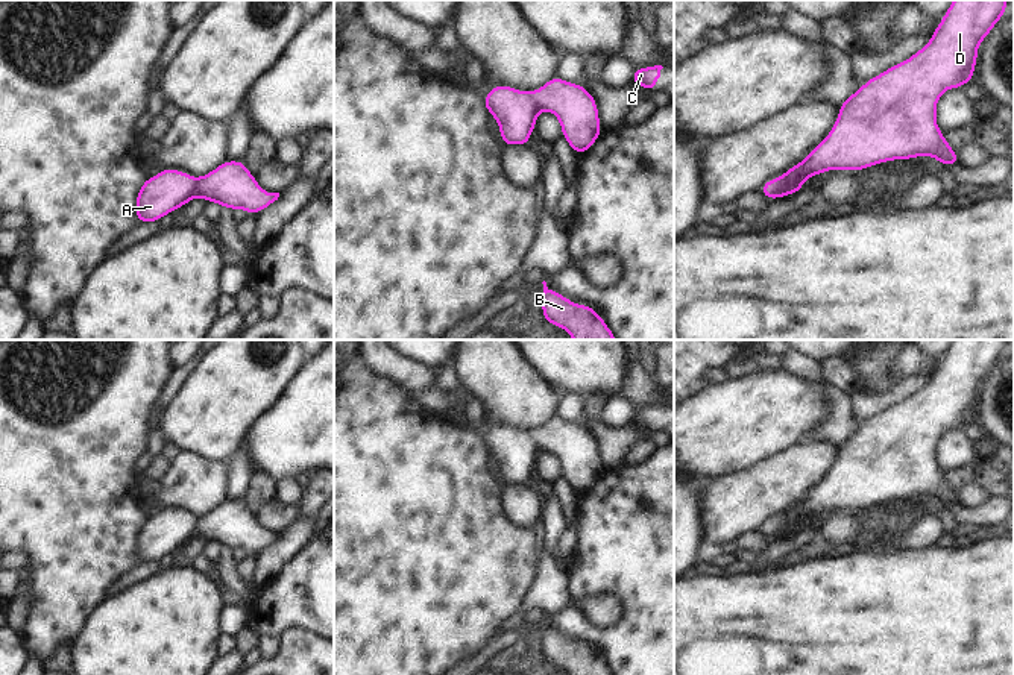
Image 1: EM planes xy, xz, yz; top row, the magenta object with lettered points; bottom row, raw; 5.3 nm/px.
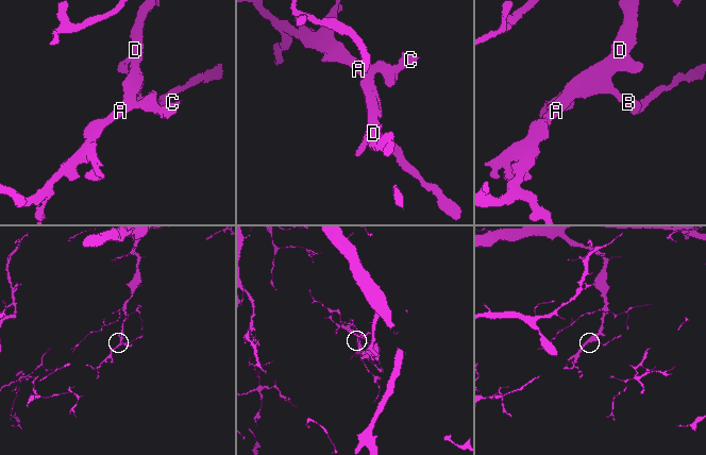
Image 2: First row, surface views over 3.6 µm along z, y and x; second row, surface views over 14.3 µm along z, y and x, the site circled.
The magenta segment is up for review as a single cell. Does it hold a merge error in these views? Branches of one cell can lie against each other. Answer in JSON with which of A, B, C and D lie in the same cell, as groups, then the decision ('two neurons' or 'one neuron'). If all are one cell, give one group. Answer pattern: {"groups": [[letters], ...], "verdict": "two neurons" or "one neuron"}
{"groups": [["A", "B", "C", "D"]], "verdict": "one neuron"}

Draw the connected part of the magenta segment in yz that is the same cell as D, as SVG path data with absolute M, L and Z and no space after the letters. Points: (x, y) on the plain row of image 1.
M953 340L921 390L868 419L849 435L841 443L827 476L801 502L788 508L780 517L767 520L759 532L774 540L798 532L805 520L814 514L842 508L856 513L896 499L934 496L947 507L961 504L958 493L937 466L937 443L949 428L961 429L965 422L973 423L979 384L1006 350L1006 340Z

